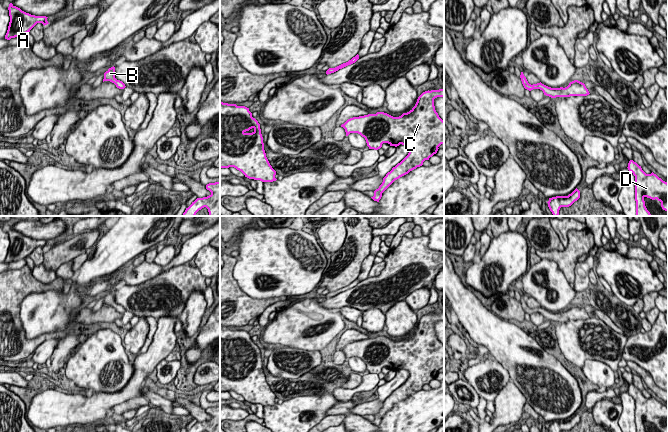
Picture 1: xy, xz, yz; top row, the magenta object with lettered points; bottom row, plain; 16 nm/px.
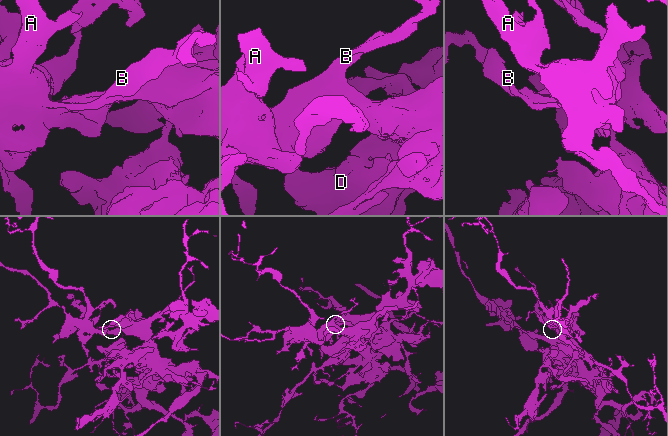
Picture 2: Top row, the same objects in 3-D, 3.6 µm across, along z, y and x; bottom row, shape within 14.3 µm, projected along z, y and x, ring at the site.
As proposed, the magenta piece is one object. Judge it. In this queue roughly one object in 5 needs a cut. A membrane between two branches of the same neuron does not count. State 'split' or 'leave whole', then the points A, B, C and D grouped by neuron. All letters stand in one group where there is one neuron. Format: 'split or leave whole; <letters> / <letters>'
leave whole; A B C D

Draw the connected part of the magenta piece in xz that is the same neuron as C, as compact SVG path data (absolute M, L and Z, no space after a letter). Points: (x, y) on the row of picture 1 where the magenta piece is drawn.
M444 89L423 92L415 106L399 117L384 112L348 119L341 125L346 136L358 133L365 138L369 149L378 150L383 143L409 147L408 155L383 178L371 197L379 202L382 193L397 179L423 165L444 144L444 121L435 110L434 99L444 97Z

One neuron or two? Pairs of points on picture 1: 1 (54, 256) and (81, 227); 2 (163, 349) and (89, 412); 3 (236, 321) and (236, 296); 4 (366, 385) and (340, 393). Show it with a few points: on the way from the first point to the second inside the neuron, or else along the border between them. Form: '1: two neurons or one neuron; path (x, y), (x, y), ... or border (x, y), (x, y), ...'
1: two neurons; border (97, 228), (74, 235)
2: one neuron; path (143, 368), (137, 381), (122, 396), (109, 400)
3: one neuron; path (239, 315), (239, 302)
4: one neuron; path (360, 388), (346, 393)

